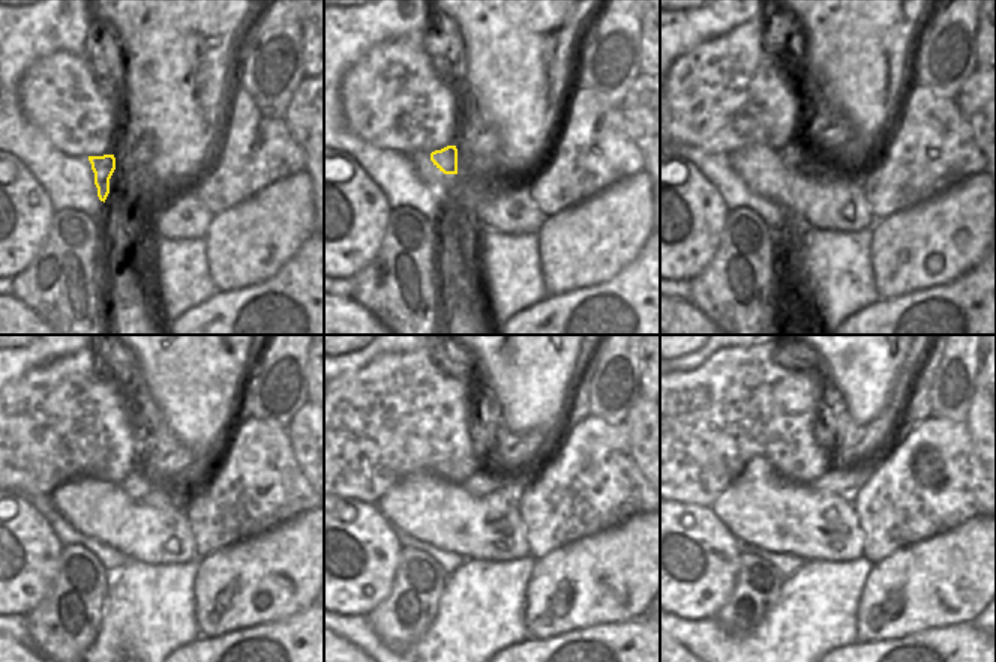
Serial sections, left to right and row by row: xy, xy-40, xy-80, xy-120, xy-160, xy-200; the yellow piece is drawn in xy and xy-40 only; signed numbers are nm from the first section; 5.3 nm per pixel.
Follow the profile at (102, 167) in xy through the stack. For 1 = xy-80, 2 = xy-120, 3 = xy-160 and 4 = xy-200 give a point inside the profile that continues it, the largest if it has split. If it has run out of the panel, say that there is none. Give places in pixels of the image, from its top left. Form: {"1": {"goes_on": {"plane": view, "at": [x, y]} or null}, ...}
{"1": {"goes_on": {"plane": "xy-80", "at": [791, 153]}}, "2": {"goes_on": {"plane": "xy-120", "at": [137, 485]}}, "3": {"goes_on": {"plane": "xy-160", "at": [485, 482]}}, "4": {"goes_on": {"plane": "xy-200", "at": [845, 481]}}}

